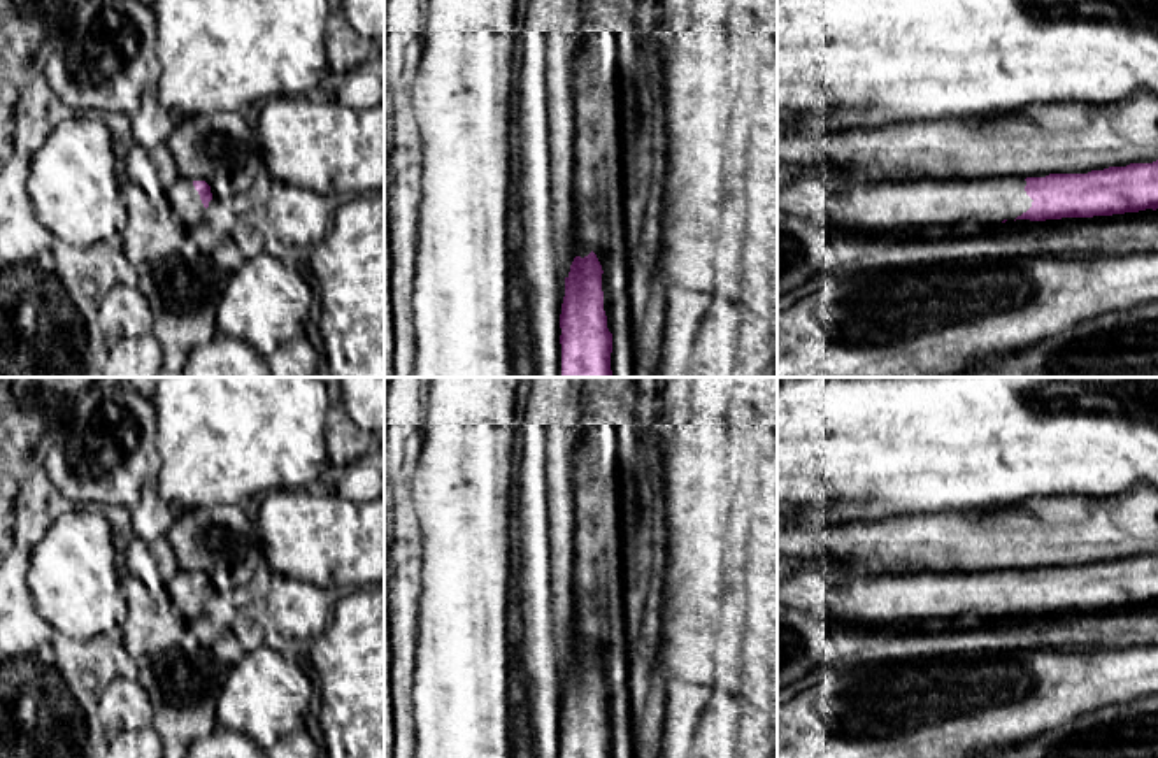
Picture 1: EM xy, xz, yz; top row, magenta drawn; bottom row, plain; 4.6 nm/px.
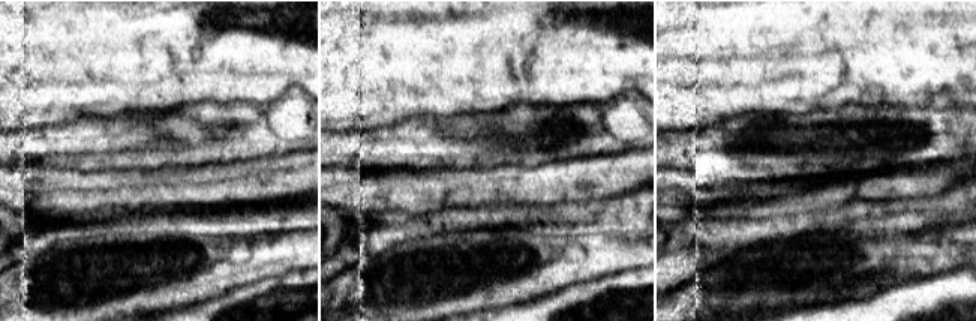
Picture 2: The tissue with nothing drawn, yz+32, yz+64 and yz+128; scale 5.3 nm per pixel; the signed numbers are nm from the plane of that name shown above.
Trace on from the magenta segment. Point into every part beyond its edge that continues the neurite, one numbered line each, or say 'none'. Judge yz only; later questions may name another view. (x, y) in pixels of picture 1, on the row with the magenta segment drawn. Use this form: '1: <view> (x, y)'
1: yz (836, 200)

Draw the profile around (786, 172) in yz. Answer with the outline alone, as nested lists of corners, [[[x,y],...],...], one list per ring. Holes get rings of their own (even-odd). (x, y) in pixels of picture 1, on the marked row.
[[[818,161],[807,167],[802,167],[798,163],[777,163],[777,190],[802,179],[826,175],[833,172],[842,170],[833,167],[830,161]]]

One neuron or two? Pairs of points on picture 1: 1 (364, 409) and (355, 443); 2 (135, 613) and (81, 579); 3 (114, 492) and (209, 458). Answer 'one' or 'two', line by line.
1: two
2: two
3: two

